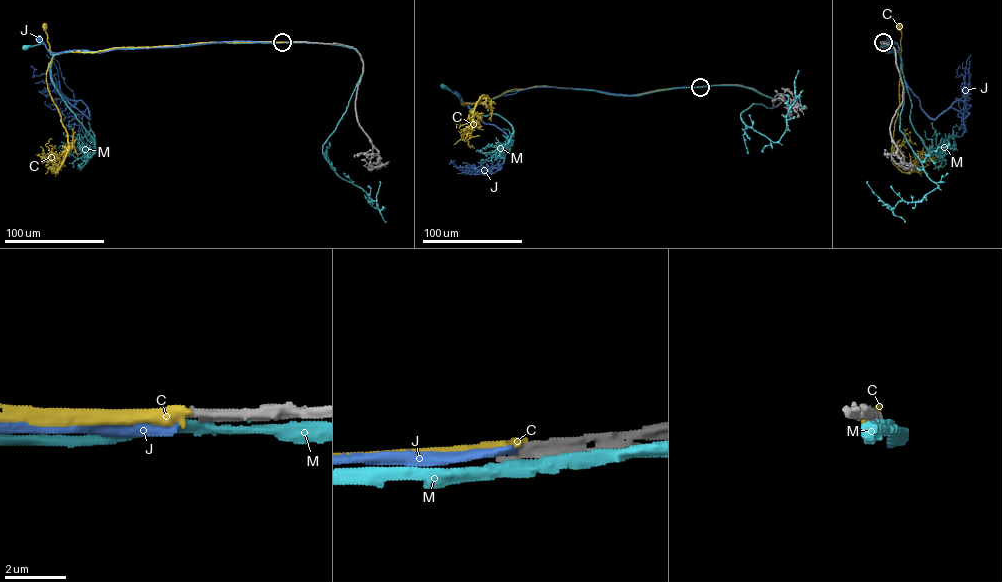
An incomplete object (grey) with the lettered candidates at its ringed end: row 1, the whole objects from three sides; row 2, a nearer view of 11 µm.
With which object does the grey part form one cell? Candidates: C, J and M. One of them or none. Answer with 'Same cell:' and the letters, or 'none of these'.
Same cell: none of these

